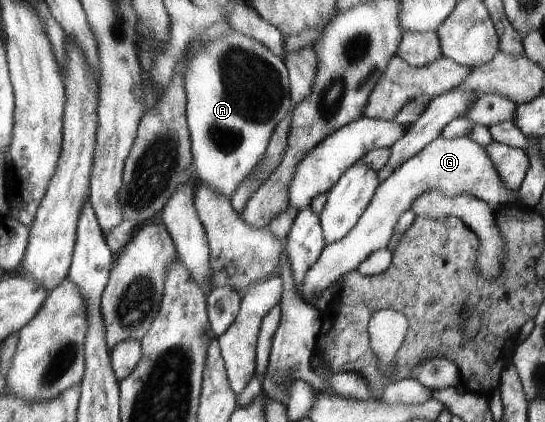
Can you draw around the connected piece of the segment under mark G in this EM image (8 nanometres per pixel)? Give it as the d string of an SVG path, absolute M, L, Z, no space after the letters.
M440 136L384 180L376 190L372 202L368 204L366 212L360 216L356 226L342 240L326 245L318 262L308 270L302 282L302 298L306 306L311 306L310 300L316 294L320 294L324 288L329 288L340 277L357 269L370 253L388 247L392 231L398 224L400 216L410 210L412 202L428 190L440 190L446 194L446 198L454 194L470 194L486 202L493 211L506 205L517 204L518 201L518 191L506 190L484 146L480 146L468 136L457 139L445 139Z

